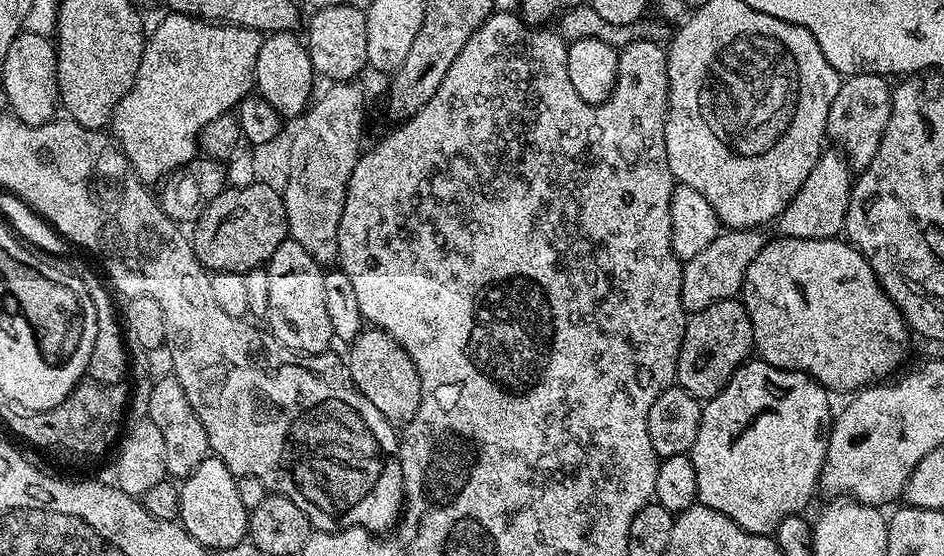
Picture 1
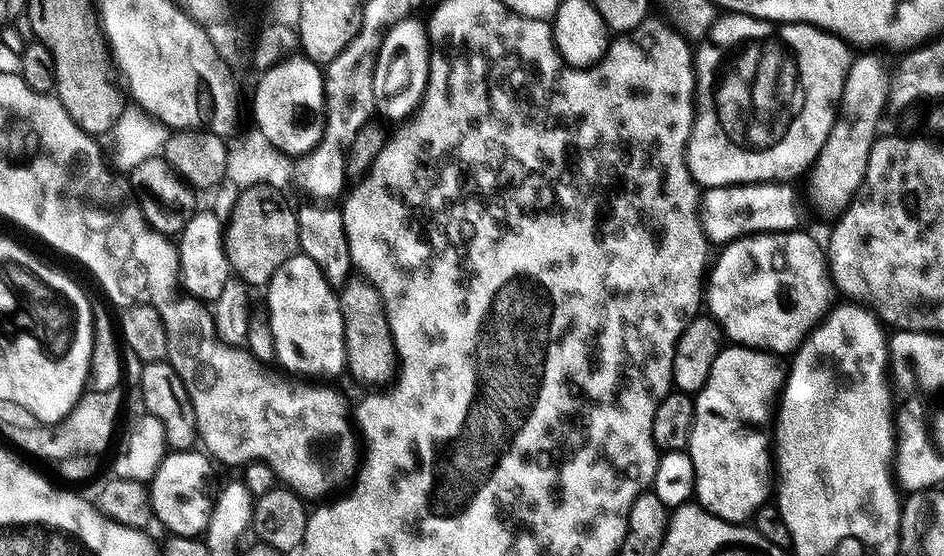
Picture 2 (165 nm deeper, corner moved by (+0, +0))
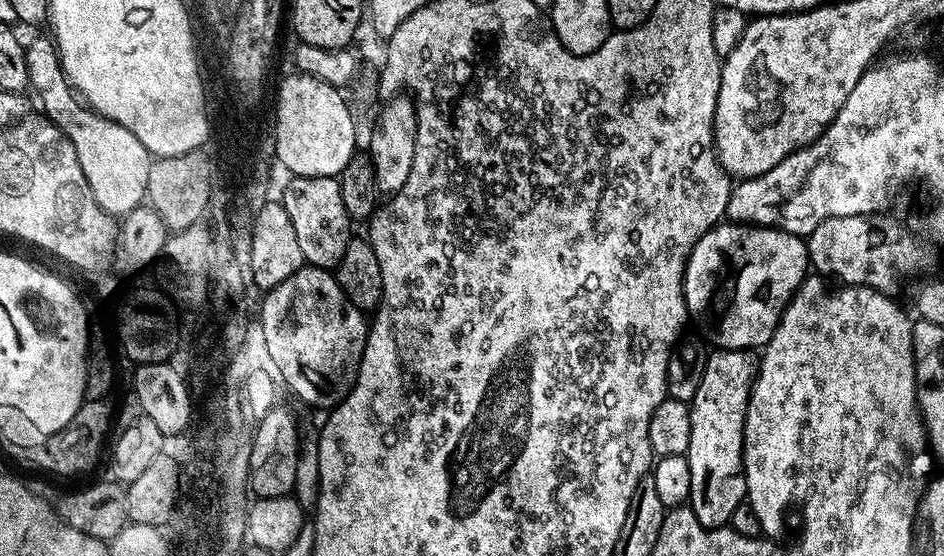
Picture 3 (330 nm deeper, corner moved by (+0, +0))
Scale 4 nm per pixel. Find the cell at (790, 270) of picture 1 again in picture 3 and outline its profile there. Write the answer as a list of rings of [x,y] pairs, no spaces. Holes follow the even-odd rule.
[[[721,222],[711,228],[688,255],[688,265],[684,268],[684,301],[693,317],[704,316],[707,339],[712,339],[717,349],[759,349],[774,334],[785,306],[800,289],[809,268],[808,245],[793,232],[739,222]]]

